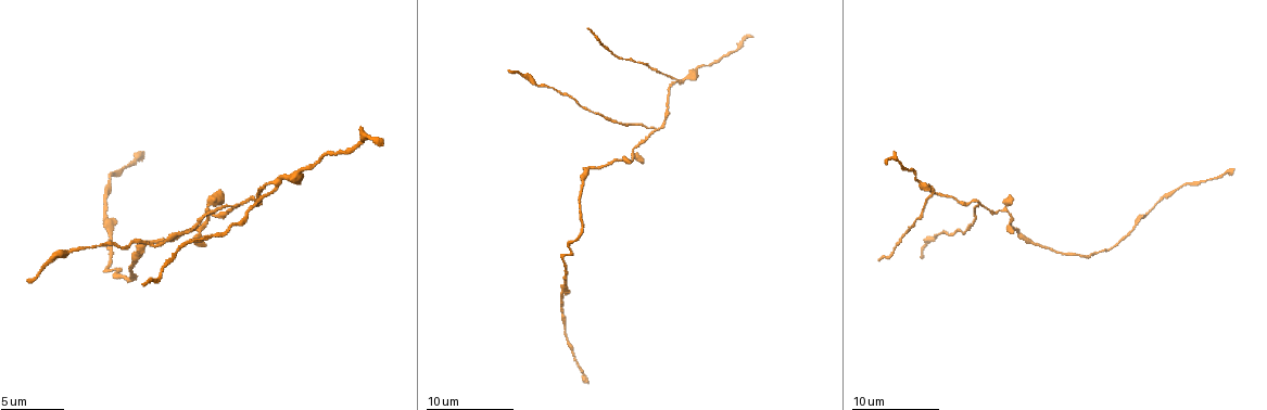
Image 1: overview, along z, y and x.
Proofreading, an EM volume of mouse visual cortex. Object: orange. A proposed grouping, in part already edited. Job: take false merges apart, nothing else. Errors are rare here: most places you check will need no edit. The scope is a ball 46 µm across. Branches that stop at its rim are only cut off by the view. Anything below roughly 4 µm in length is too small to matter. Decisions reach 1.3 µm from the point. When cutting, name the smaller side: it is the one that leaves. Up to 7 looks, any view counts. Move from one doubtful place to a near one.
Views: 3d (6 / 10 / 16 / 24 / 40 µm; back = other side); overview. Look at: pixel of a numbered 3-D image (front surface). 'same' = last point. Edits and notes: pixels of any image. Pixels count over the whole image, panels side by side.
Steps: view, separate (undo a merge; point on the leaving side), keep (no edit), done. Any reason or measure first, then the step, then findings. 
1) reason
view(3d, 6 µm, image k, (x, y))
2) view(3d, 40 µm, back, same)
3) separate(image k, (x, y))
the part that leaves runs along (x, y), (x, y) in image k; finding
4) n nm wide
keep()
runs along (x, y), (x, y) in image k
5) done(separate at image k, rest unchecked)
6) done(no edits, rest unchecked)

branch point
view(3d, 16 µm, image 1, (652, 129))

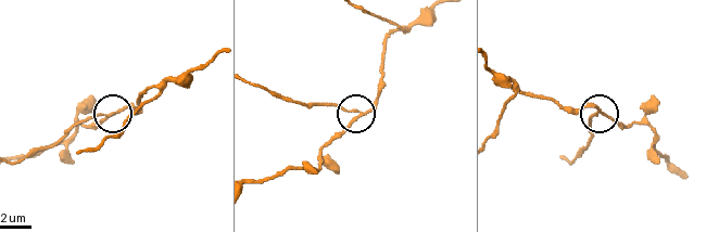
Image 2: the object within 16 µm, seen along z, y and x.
160 nm wide
separate(image 2, (339, 107))
the part that leaves runs along (360, 112), (287, 100), (252, 85) in image 2; two cells meet here

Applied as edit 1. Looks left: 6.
three-way junction
view(3d, 6 µm, image 1, (275, 185))

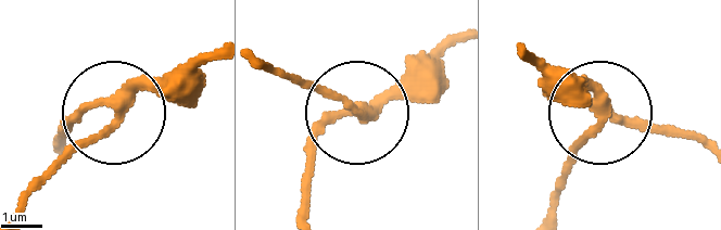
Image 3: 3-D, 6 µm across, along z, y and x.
side arm 12 µm
keep()
runs along (61, 149), (78, 118), (161, 84), (189, 60) in image 3; continuous, no second cell

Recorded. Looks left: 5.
view(3d, 6 µm, image 1, (157, 241))

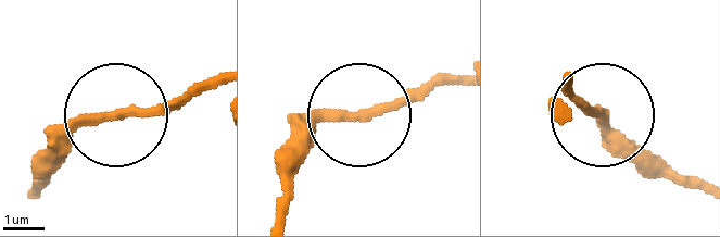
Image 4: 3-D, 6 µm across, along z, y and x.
keep()
runs along (123, 116), (219, 86) in image 4; all the same cell

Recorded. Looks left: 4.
done(separate at image 2, rest unchecked)

